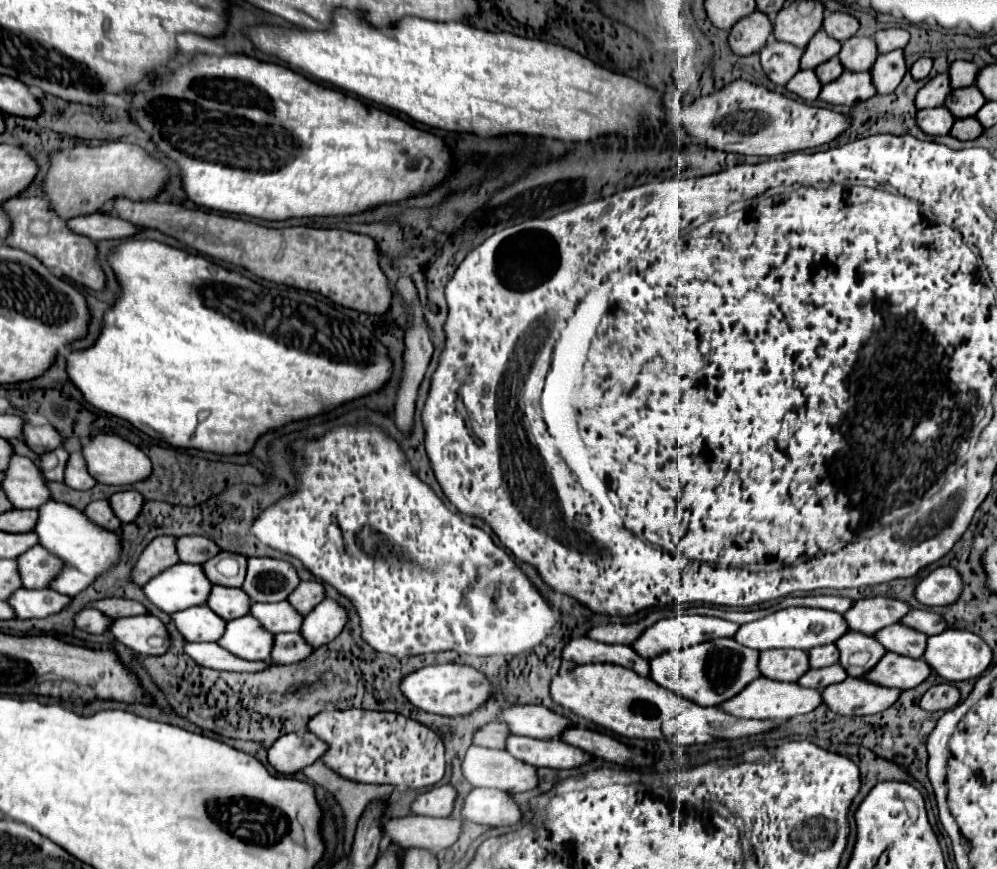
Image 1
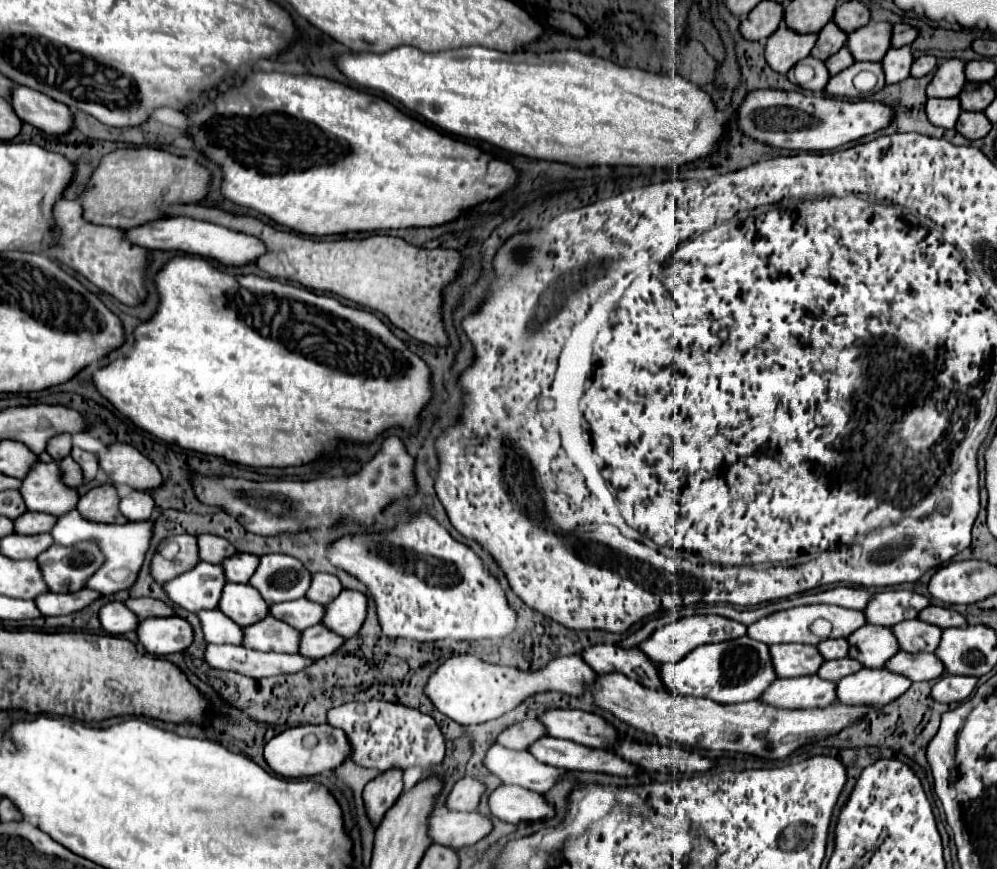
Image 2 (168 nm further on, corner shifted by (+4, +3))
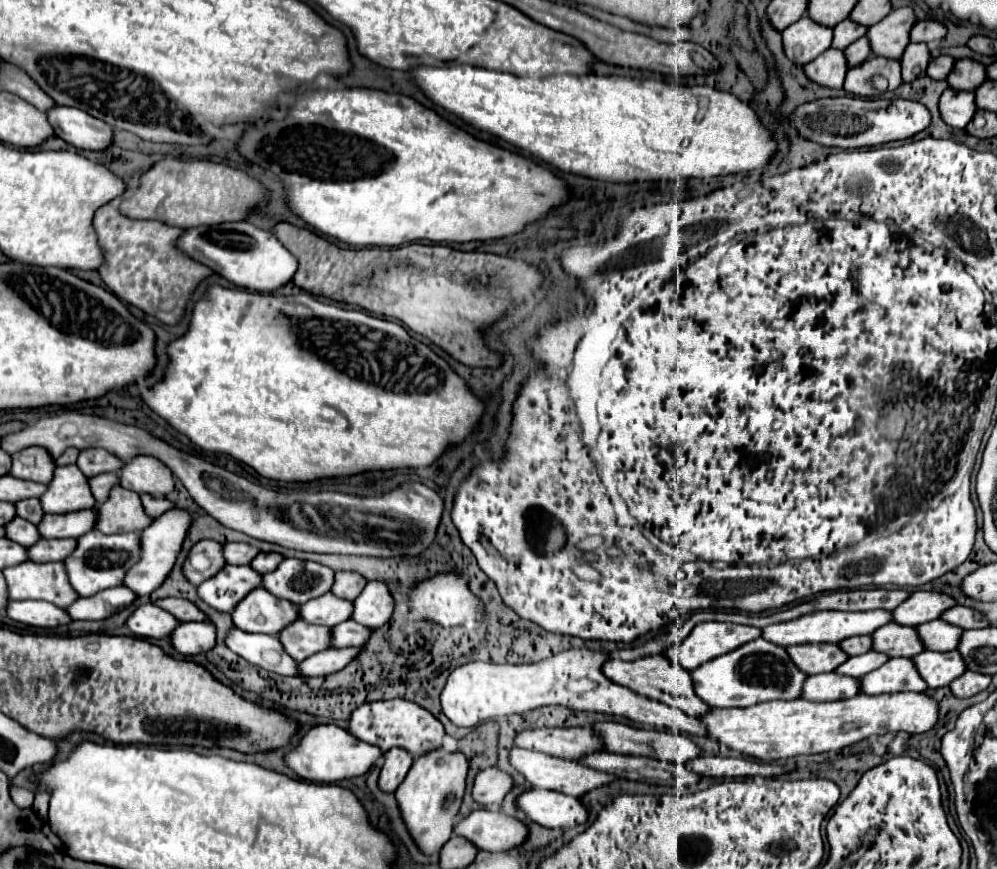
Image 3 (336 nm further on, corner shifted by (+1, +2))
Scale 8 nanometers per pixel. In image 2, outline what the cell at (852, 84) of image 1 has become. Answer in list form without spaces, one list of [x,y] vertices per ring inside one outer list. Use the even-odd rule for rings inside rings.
[[[854,63],[848,69],[840,71],[838,75],[830,77],[830,81],[828,81],[826,89],[824,89],[826,95],[830,95],[830,97],[848,97],[848,99],[860,97],[860,93],[852,85],[852,79],[864,69],[870,69],[878,77],[878,89],[882,89],[884,87],[884,75],[882,75],[880,63]]]

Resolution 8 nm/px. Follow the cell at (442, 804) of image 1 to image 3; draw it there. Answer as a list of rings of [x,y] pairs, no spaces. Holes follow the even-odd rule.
[[[497,766],[485,768],[477,774],[473,784],[473,798],[479,804],[501,804],[507,792],[513,788],[513,778]]]

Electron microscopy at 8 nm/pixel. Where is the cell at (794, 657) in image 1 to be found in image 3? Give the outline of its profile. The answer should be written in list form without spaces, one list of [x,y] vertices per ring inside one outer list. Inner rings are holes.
[[[799,644],[787,648],[791,660],[805,674],[833,672],[849,656],[839,648],[839,644]]]

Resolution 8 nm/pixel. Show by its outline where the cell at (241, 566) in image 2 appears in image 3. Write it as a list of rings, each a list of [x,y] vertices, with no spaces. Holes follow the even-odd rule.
[[[261,552],[261,554],[251,562],[251,566],[253,566],[255,570],[259,570],[261,574],[267,574],[267,572],[273,572],[281,562],[283,562],[283,556],[281,556],[281,554],[275,554],[275,552],[265,554],[265,552]]]

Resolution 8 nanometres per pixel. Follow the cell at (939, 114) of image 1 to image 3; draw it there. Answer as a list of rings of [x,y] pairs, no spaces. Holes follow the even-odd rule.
[[[947,88],[941,96],[941,102],[939,102],[939,110],[941,110],[941,116],[943,120],[953,126],[953,128],[965,128],[973,114],[977,112],[977,106],[975,106],[975,92],[965,92],[965,90],[953,90],[953,88]]]

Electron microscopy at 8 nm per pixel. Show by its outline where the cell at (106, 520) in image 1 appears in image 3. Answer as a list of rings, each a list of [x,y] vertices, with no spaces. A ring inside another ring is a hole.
[[[115,486],[105,504],[97,506],[97,530],[103,534],[119,534],[119,532],[141,532],[145,530],[153,518],[141,506],[139,494],[125,490],[123,486]]]

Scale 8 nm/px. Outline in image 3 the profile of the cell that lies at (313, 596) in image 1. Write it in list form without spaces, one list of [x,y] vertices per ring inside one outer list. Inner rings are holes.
[[[337,572],[331,592],[337,594],[339,598],[355,600],[361,594],[361,590],[365,588],[365,584],[367,584],[367,580],[357,572]]]

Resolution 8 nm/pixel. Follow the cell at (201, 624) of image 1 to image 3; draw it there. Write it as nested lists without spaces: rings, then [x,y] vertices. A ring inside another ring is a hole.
[[[233,628],[227,636],[227,646],[247,662],[267,672],[277,672],[281,676],[299,676],[297,662],[285,652],[279,636],[249,634]]]

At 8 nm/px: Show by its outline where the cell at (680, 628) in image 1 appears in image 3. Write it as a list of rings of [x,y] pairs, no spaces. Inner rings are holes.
[[[703,622],[697,624],[691,636],[677,648],[669,648],[667,656],[677,660],[685,670],[693,672],[701,664],[733,652],[741,644],[747,644],[761,636],[759,628],[739,626],[729,622]]]

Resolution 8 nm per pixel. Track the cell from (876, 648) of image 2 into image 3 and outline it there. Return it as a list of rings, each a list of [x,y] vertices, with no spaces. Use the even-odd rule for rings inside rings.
[[[891,622],[873,632],[873,650],[887,652],[887,656],[891,658],[913,658],[923,652],[925,646],[913,626],[901,626]]]

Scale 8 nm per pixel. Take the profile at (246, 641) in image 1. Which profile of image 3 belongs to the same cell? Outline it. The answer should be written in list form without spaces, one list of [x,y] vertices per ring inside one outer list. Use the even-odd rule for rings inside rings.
[[[297,620],[279,634],[279,640],[287,648],[287,654],[301,662],[317,652],[331,648],[331,628]]]

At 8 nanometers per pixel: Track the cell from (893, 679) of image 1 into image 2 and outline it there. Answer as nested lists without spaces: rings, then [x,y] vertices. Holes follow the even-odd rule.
[[[898,651],[888,663],[884,665],[888,671],[908,677],[910,681],[932,681],[944,673],[944,665],[936,659],[934,653],[912,655],[906,651]]]

